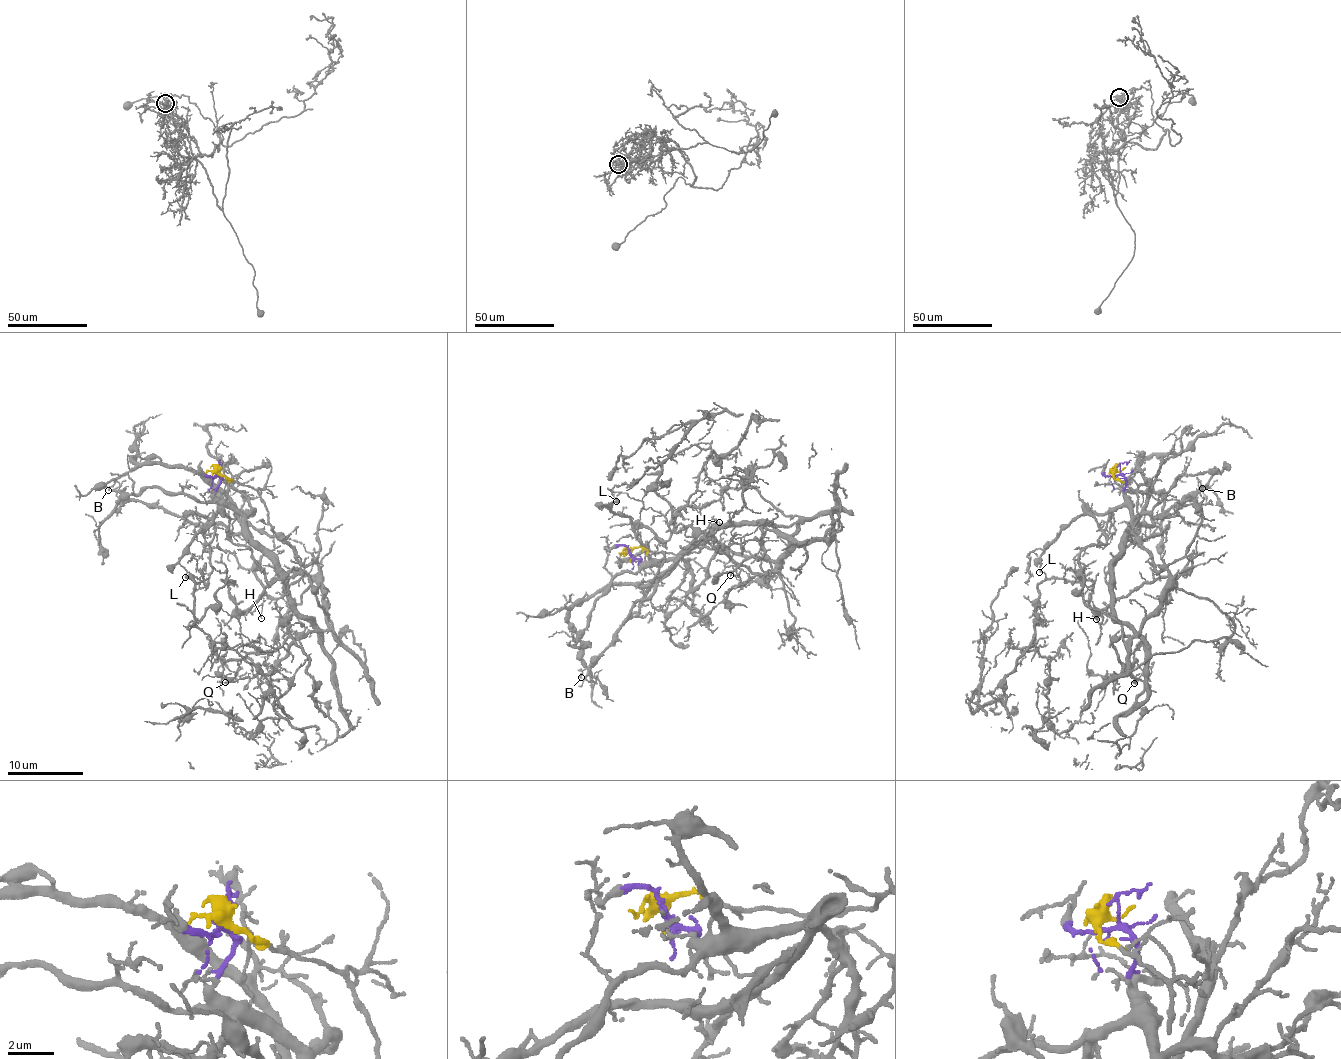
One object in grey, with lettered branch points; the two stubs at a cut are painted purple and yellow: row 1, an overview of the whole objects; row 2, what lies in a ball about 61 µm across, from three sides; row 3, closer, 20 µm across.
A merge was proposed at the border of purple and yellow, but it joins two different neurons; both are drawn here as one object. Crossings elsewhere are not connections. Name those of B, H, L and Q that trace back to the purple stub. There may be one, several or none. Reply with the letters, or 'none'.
B, L

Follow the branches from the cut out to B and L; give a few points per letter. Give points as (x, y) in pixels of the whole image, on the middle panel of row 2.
B: (631, 556), (643, 562), (662, 563), (678, 556), (649, 596), (635, 603), (612, 645), (580, 677)
L: (631, 556), (640, 562), (648, 559), (630, 517), (614, 514), (606, 504), (616, 501)

